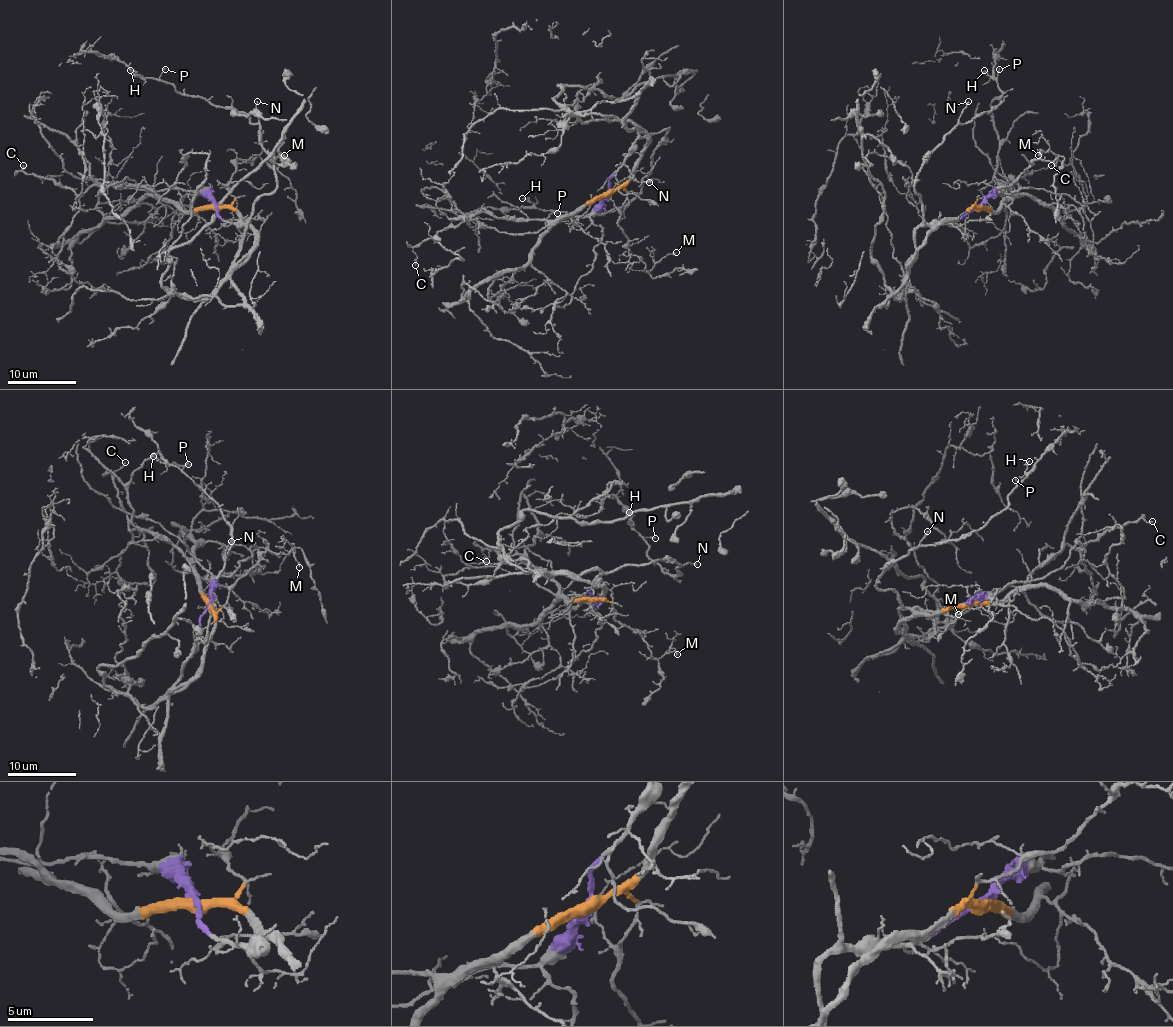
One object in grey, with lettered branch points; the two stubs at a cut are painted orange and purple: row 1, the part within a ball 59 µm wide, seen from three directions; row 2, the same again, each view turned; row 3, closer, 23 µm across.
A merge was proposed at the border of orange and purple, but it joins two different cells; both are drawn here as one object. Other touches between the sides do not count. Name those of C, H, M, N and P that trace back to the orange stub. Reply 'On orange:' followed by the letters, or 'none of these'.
On orange: C, M

